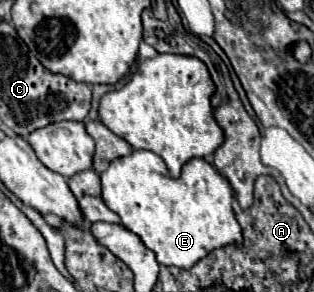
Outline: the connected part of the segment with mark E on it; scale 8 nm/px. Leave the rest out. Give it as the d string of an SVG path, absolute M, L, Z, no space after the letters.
M133 150L129 156L113 160L109 168L101 174L101 182L103 182L103 194L101 194L103 202L113 212L119 214L121 224L125 228L135 232L145 242L145 246L157 254L159 264L163 266L177 266L177 268L189 270L195 262L205 258L211 250L225 248L225 246L241 246L243 242L241 226L233 212L235 190L231 188L229 180L223 174L219 174L203 158L189 160L183 166L181 176L173 180L171 176L167 176L167 166L157 154L149 150Z

